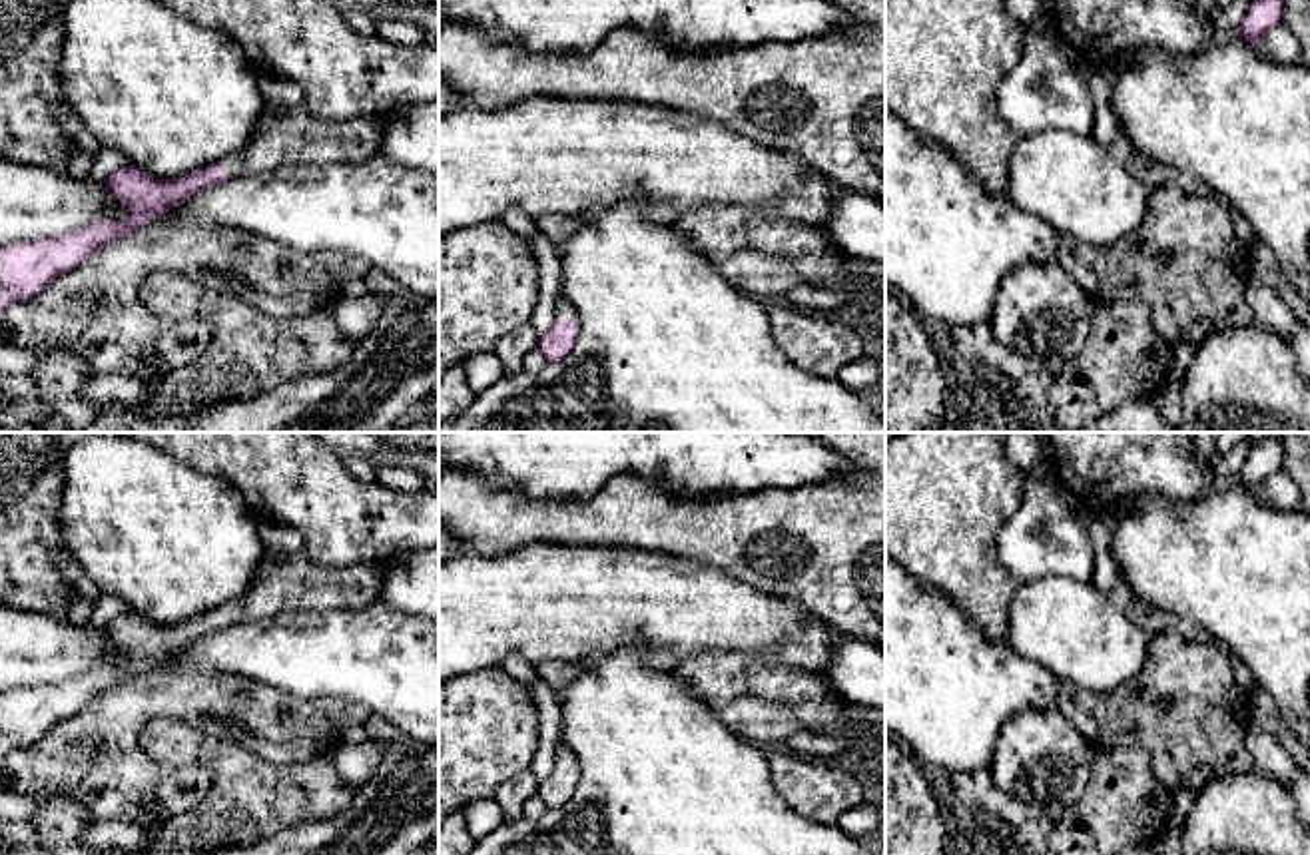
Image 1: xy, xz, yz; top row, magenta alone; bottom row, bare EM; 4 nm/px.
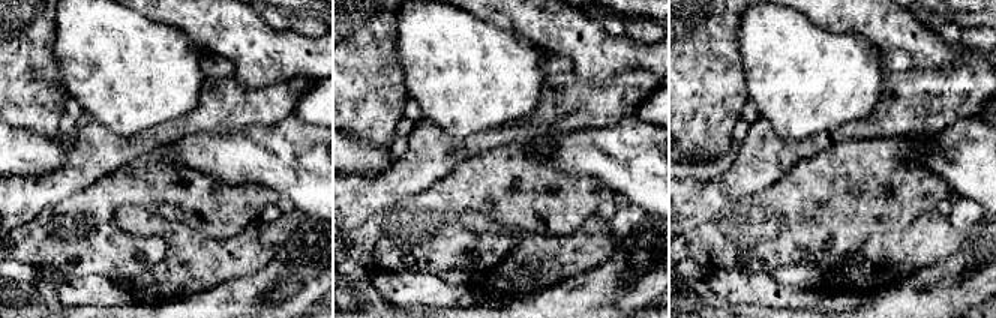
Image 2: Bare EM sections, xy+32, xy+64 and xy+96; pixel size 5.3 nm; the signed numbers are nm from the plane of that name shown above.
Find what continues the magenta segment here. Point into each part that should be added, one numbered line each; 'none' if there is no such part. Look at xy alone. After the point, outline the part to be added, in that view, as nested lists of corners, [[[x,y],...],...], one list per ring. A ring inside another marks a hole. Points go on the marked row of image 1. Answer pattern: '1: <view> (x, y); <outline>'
1: xy (284, 136); [[[265,108],[239,153],[221,159],[229,177],[291,165],[361,163],[379,153],[385,114],[327,124],[307,108]]]

